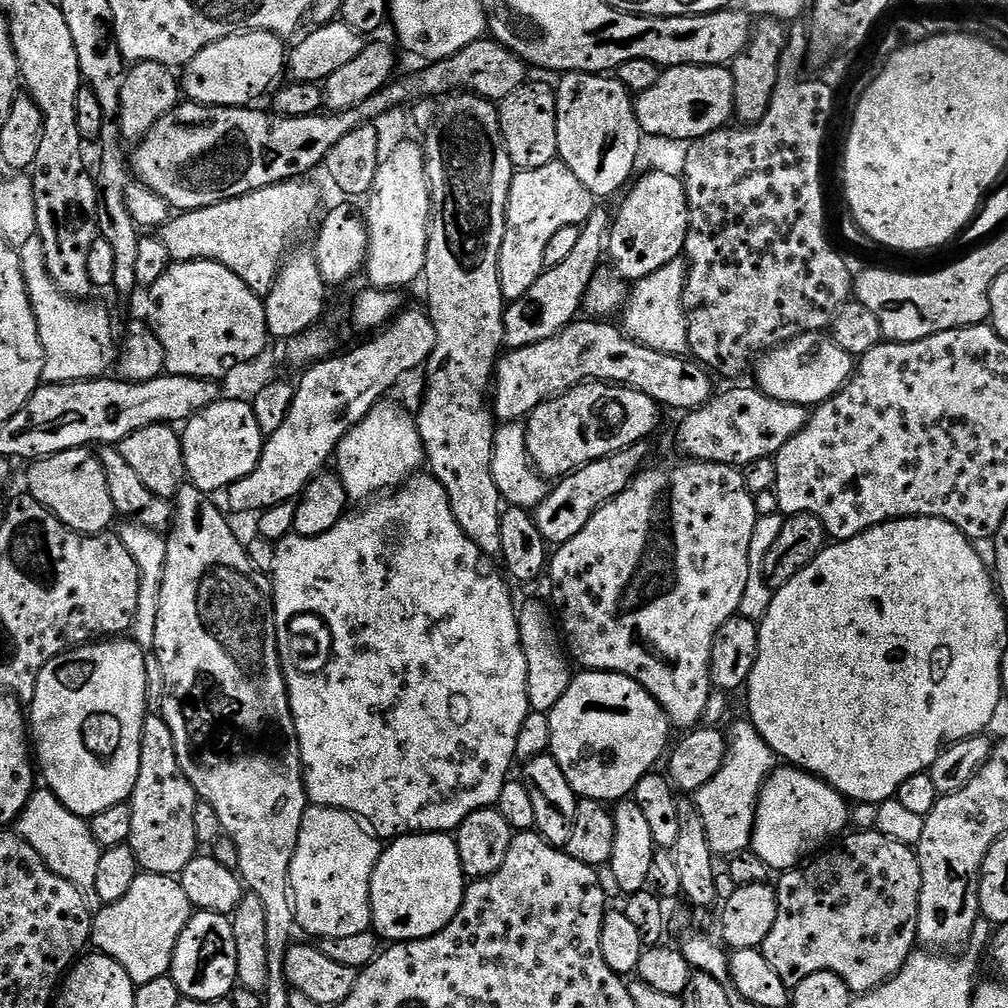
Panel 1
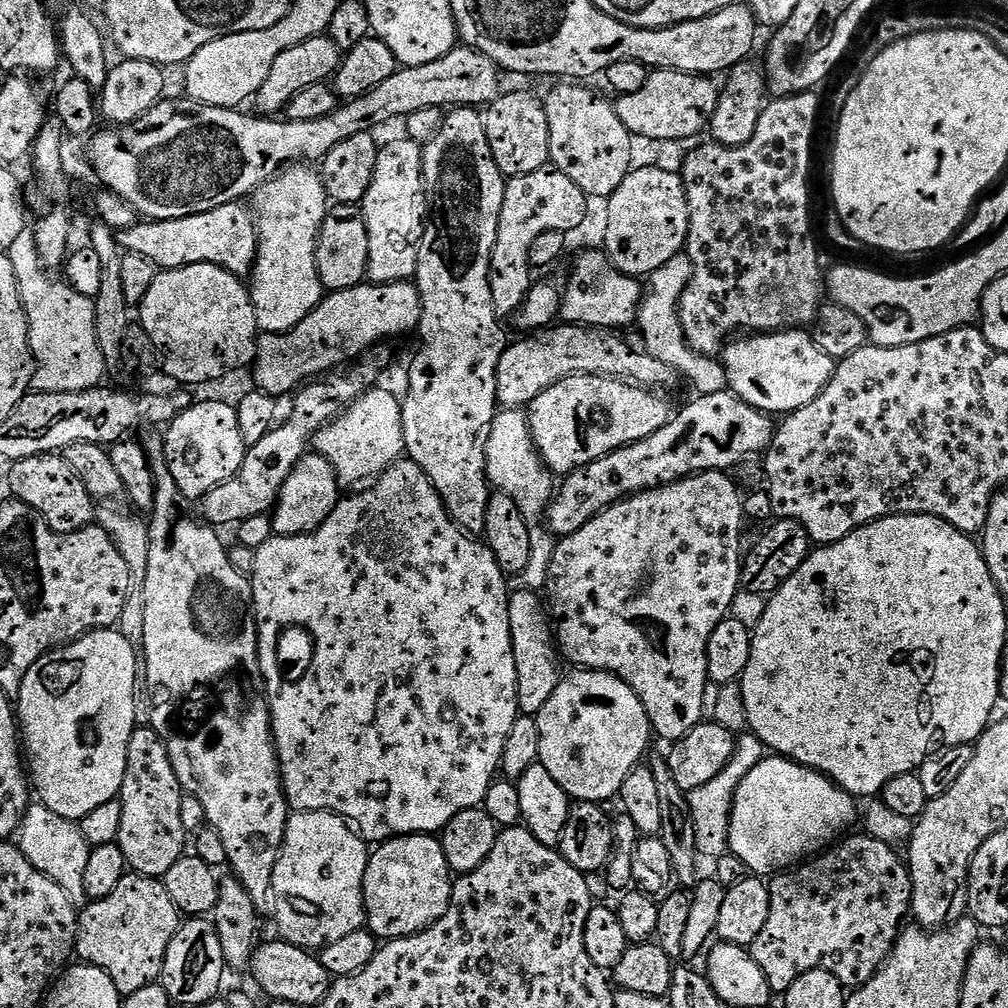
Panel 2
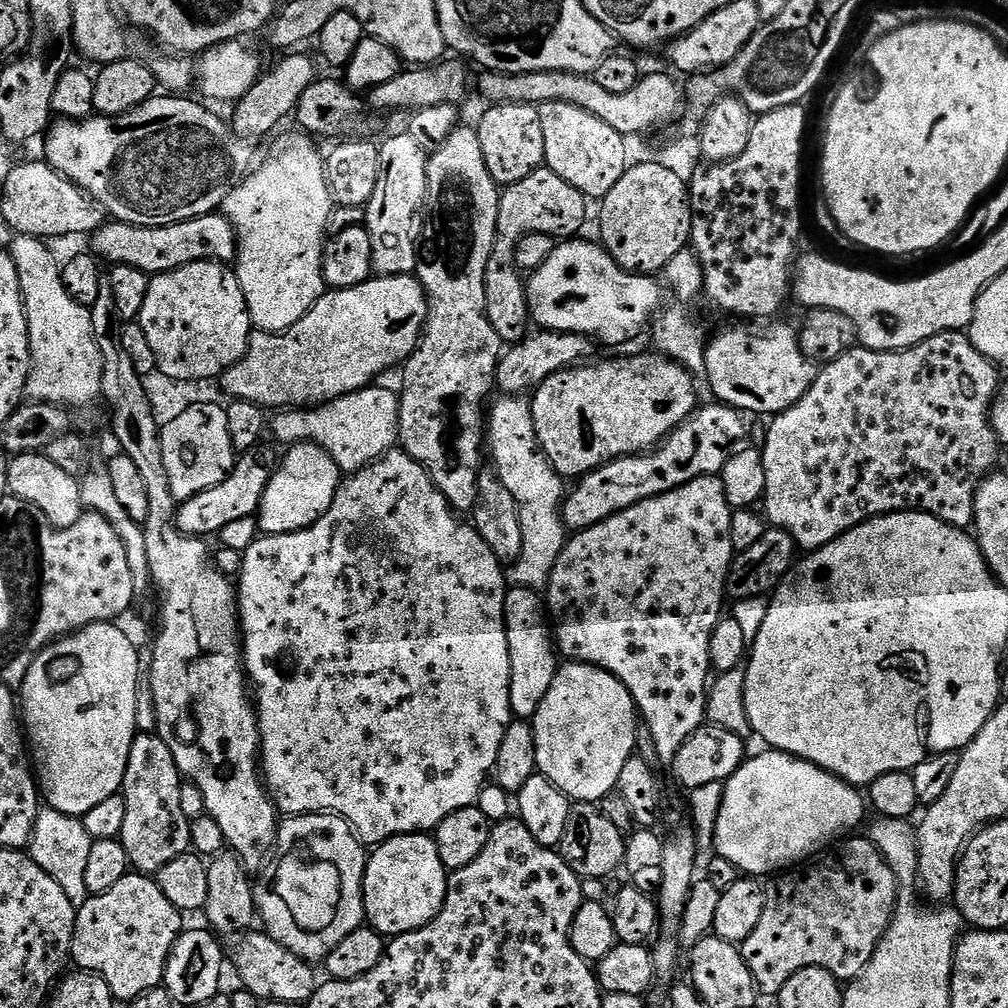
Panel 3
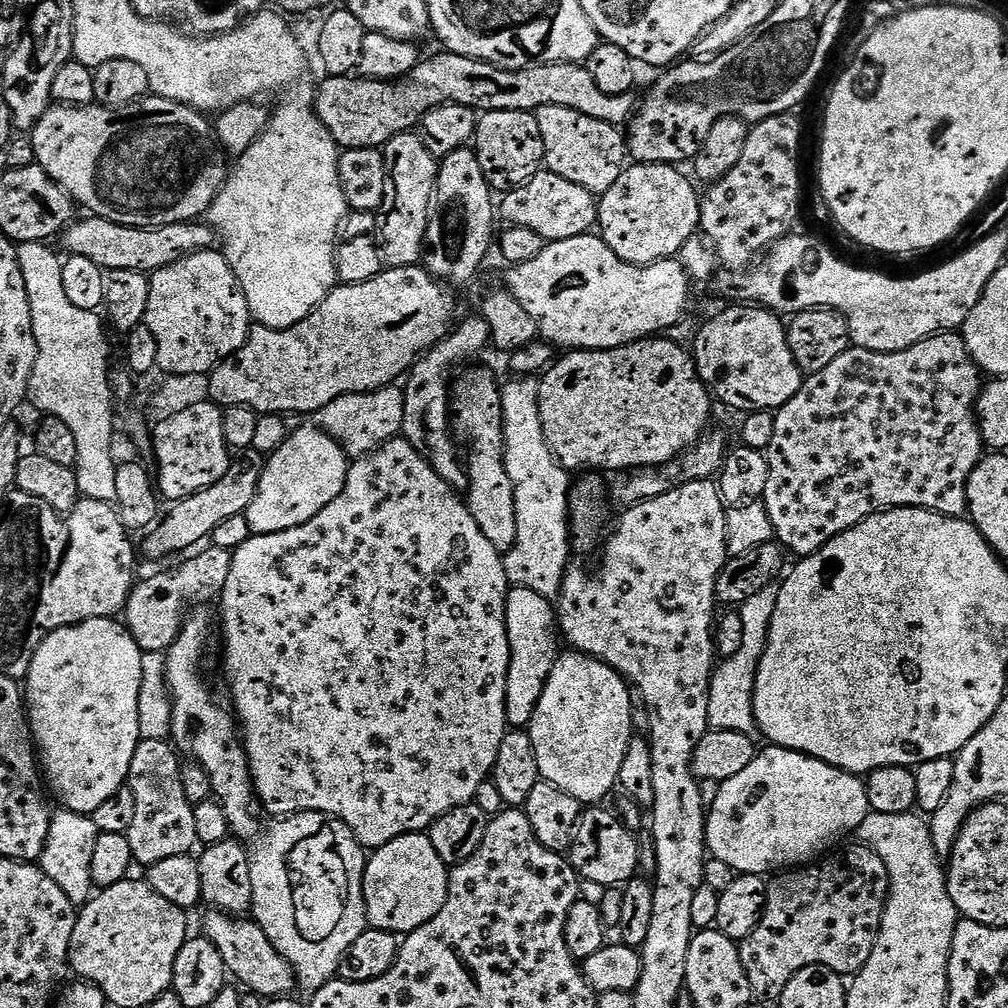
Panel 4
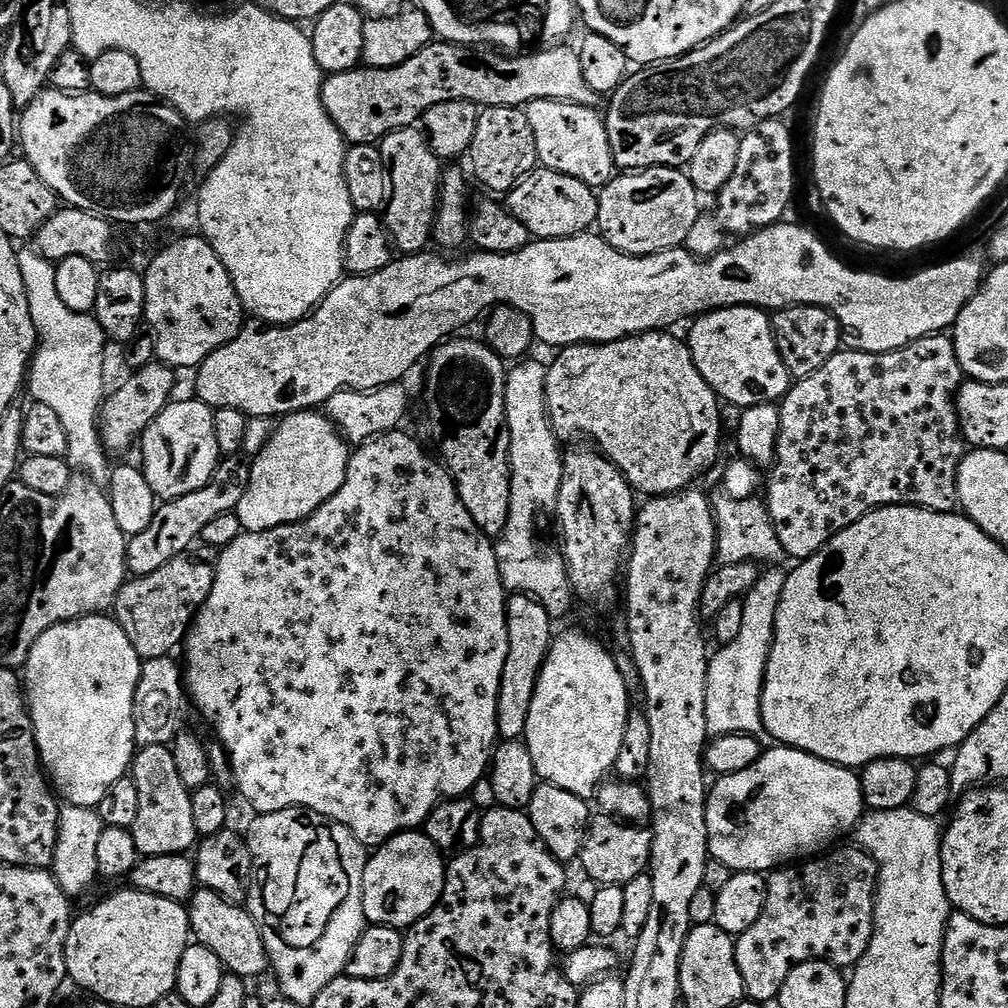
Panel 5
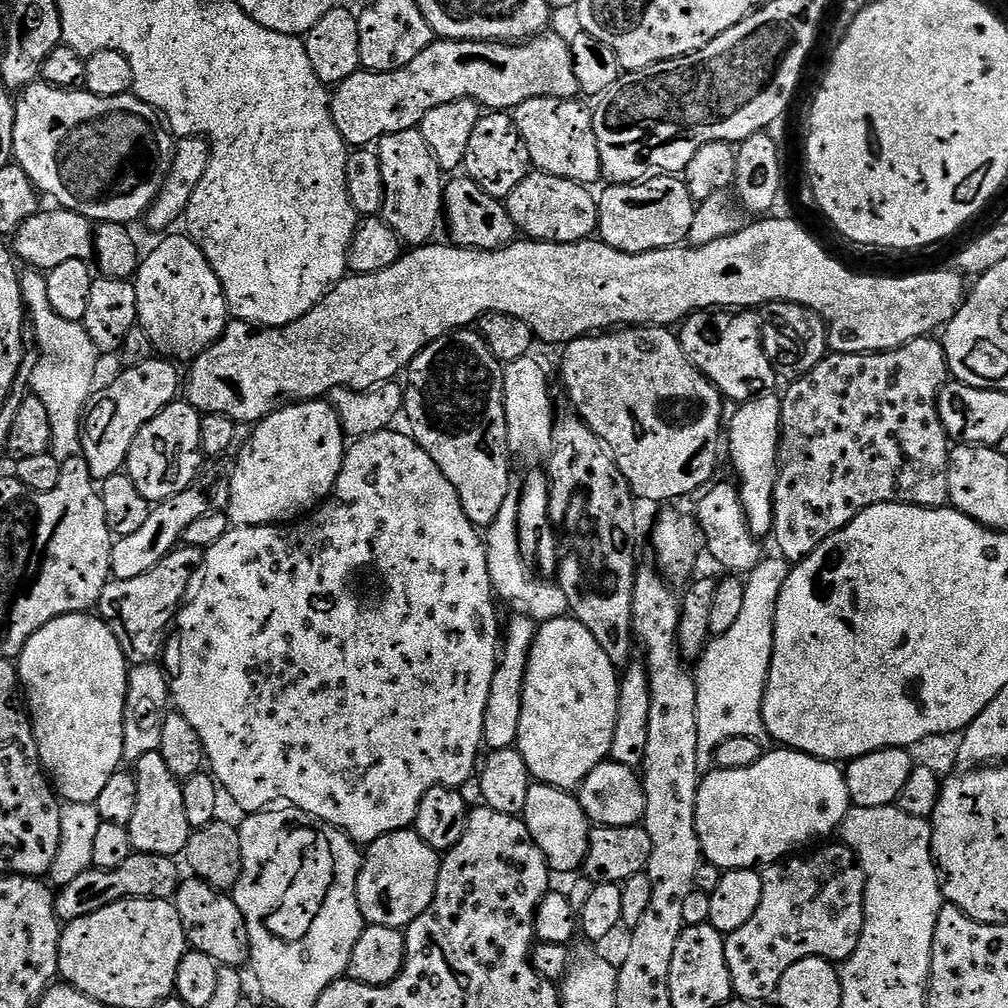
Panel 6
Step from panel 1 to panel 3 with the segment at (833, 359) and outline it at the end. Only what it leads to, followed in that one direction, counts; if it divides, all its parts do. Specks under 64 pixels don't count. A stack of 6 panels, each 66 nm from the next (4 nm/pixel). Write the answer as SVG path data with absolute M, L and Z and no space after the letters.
M736 322L733 328L718 333L716 337L713 335L707 341L705 350L706 380L712 383L712 388L716 391L715 399L719 403L726 404L745 414L751 414L751 412L775 414L794 406L794 402L798 402L802 398L802 394L806 394L810 390L818 373L817 361L804 353L795 327L792 329L788 324L772 324L776 323Z

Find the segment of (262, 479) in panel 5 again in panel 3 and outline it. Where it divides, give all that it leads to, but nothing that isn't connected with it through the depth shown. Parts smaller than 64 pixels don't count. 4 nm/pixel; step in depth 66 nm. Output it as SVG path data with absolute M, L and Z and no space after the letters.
M311 442L296 443L287 449L284 461L273 471L258 513L259 531L277 536L310 527L334 502L342 483L342 471L331 454Z

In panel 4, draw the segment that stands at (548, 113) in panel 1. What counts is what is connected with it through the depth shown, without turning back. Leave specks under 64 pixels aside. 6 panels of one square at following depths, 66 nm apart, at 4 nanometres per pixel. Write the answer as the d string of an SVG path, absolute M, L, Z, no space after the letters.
M498 110L483 113L476 121L474 151L489 188L504 194L526 183L544 164L544 147L535 112Z

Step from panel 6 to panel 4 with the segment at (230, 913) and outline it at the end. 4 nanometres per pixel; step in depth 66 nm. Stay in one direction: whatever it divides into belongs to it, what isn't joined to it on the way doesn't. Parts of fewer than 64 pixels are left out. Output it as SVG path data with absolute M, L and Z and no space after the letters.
M205 911L203 939L210 941L222 954L222 962L229 973L232 972L245 984L249 993L256 993L261 998L284 998L298 981L292 968L282 958L266 938L266 934L251 919L229 916L226 912Z

